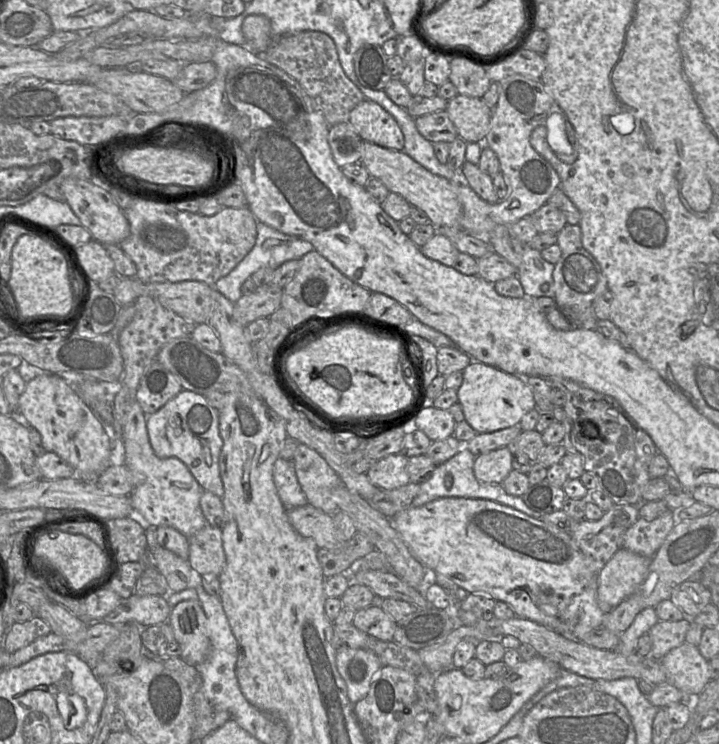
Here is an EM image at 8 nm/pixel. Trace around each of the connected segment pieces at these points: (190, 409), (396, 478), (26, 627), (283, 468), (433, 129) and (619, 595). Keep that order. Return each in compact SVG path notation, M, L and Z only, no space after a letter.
M182 390L158 411L147 415L146 424L150 444L158 457L178 458L187 466L203 491L211 492L220 498L223 497L224 488L219 471L219 456L223 446L219 433L219 411L212 407L203 395Z
M403 453L379 459L366 473L378 489L392 490L410 483L407 472L408 458Z
M39 616L23 622L15 623L7 630L2 647L10 654L31 644L37 638L51 633L50 626Z
M279 457L273 466L273 479L279 498L287 511L308 503L297 480L292 460Z
M438 111L415 117L418 132L431 143L451 143L457 137L457 130L447 112Z
M620 548L598 576L597 602L609 613L637 591L647 577L651 558Z

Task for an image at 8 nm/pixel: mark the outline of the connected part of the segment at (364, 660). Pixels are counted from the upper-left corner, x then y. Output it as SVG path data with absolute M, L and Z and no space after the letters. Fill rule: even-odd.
M337 648L336 666L347 686L347 695L355 704L363 699L382 668L379 657L369 650Z

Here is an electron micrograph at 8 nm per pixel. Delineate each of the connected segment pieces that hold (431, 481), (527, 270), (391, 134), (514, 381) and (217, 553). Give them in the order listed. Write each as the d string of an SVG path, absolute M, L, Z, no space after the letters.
M462 446L457 454L446 462L437 465L432 475L419 485L419 493L413 500L412 507L420 507L436 499L445 497L488 499L510 506L530 517L542 520L542 516L545 514L540 514L530 509L522 497L509 495L502 484L485 484L480 482L475 477L473 471L475 457L473 453Z
M524 244L523 262L517 271L517 277L526 296L542 296L554 299L554 265L545 261L541 252Z
M364 99L350 112L349 123L363 141L403 151L404 136L396 119L378 103Z
M473 360L462 372L463 381L457 390L458 403L466 421L477 433L492 433L518 426L522 417L536 408L533 392L523 377Z
M207 525L188 539L187 561L192 569L202 576L209 573L219 576L226 566L222 530Z

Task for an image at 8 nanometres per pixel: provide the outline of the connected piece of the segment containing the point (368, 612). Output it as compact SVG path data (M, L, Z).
M371 605L357 610L352 624L360 631L385 642L393 641L396 630L395 622L381 606Z

